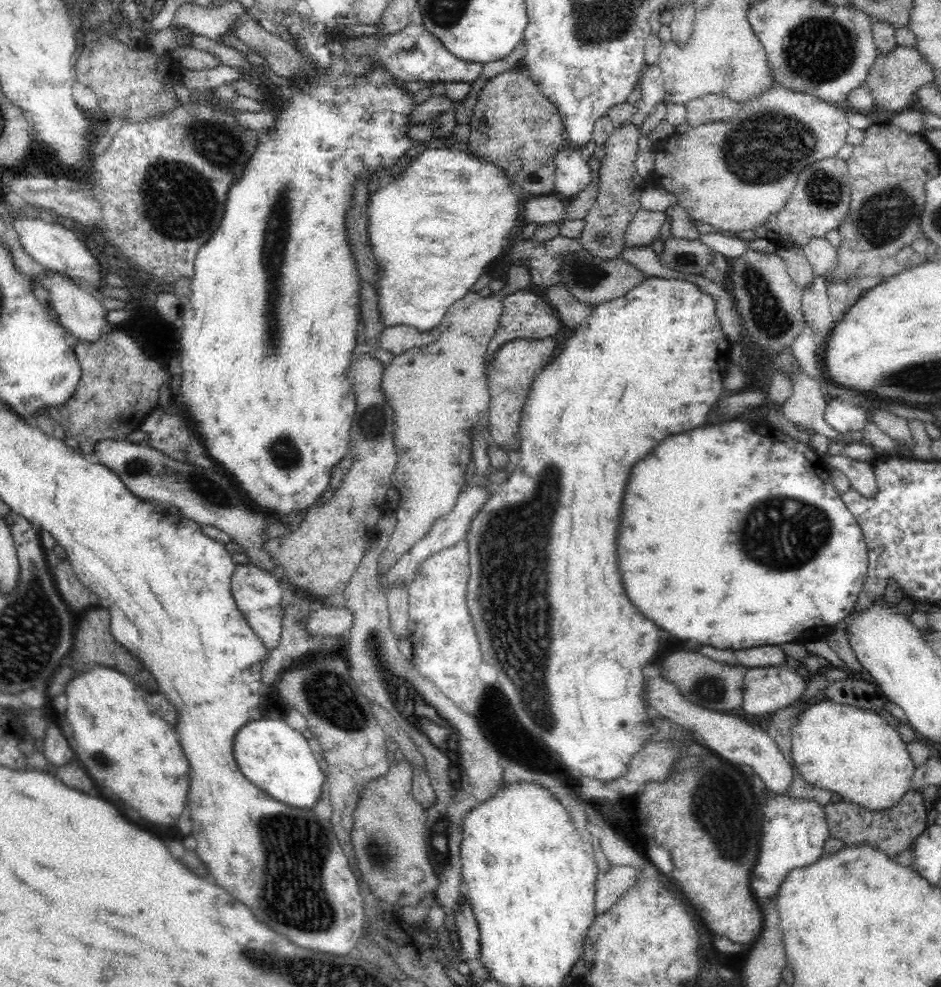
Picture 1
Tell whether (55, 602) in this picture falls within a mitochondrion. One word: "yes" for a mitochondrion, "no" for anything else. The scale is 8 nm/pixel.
no

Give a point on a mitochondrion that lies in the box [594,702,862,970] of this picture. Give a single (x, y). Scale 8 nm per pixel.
(706, 830)

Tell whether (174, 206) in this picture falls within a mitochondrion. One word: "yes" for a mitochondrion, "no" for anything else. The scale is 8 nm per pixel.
yes

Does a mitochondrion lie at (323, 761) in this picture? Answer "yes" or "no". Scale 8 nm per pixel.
no

